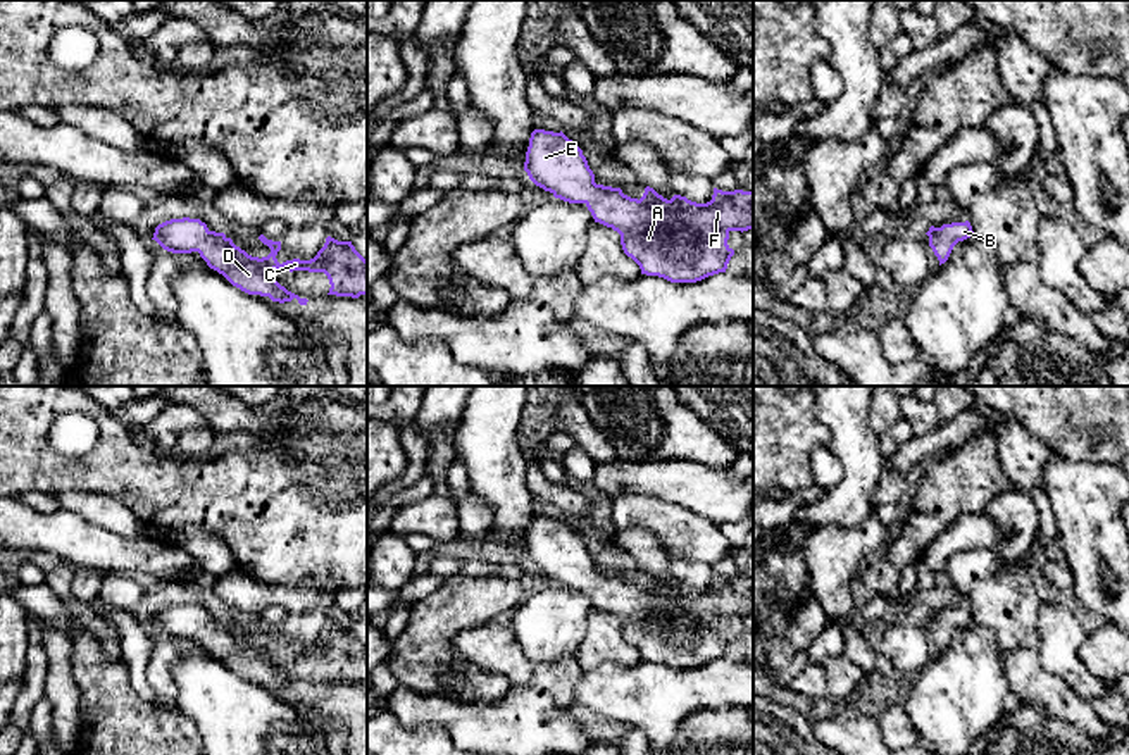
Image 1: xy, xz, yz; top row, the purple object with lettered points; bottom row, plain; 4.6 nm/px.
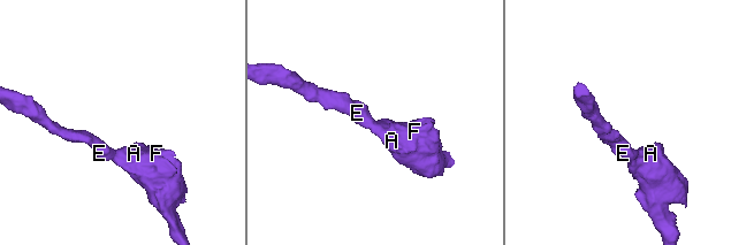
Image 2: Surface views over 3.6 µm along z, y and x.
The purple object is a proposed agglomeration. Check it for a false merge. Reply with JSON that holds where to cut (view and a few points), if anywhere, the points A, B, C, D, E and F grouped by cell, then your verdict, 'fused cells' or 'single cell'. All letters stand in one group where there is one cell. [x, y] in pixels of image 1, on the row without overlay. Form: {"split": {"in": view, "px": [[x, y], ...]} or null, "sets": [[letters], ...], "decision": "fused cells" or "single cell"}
{"split": null, "sets": [["A", "B", "C", "D", "E", "F"]], "decision": "single cell"}

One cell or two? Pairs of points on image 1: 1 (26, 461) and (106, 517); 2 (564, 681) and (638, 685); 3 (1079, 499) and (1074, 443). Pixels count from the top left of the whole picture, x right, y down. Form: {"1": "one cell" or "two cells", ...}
{"1": "two cells", "2": "two cells", "3": "two cells"}

